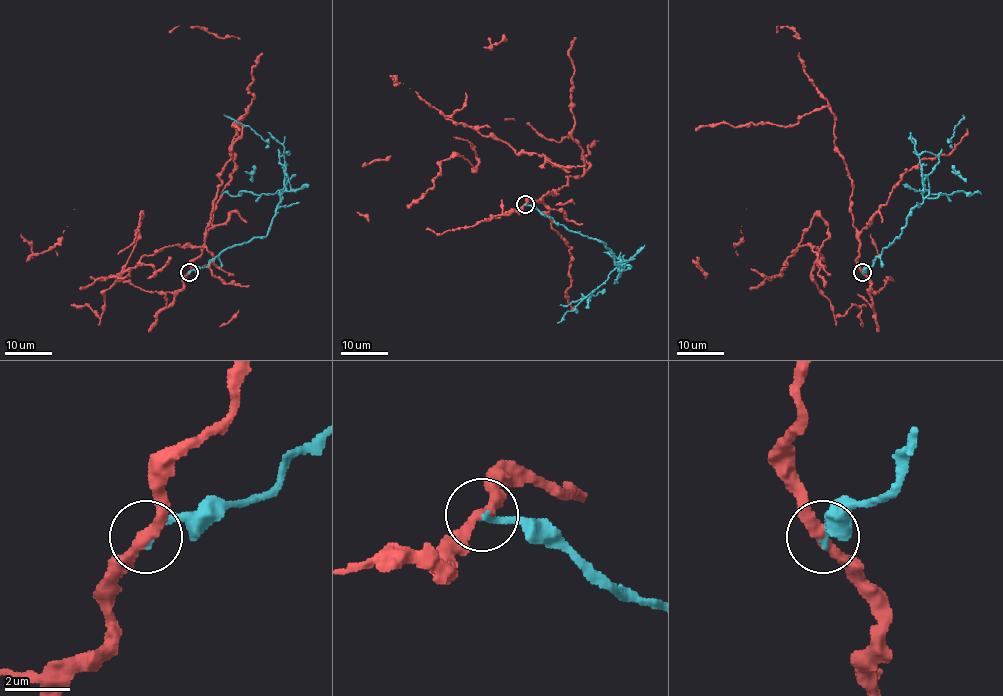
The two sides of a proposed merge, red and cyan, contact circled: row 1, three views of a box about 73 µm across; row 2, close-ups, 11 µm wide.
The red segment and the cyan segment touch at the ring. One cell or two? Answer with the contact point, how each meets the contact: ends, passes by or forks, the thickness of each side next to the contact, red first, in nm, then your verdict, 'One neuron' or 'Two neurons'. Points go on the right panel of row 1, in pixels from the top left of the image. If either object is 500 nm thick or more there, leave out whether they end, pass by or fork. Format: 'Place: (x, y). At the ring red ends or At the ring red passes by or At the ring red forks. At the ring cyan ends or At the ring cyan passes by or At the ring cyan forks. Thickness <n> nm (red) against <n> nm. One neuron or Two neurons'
Place: (862, 272). At the ring red passes by. At the ring cyan ends. Thickness 340 nm (red) against 200 nm. Two neurons

